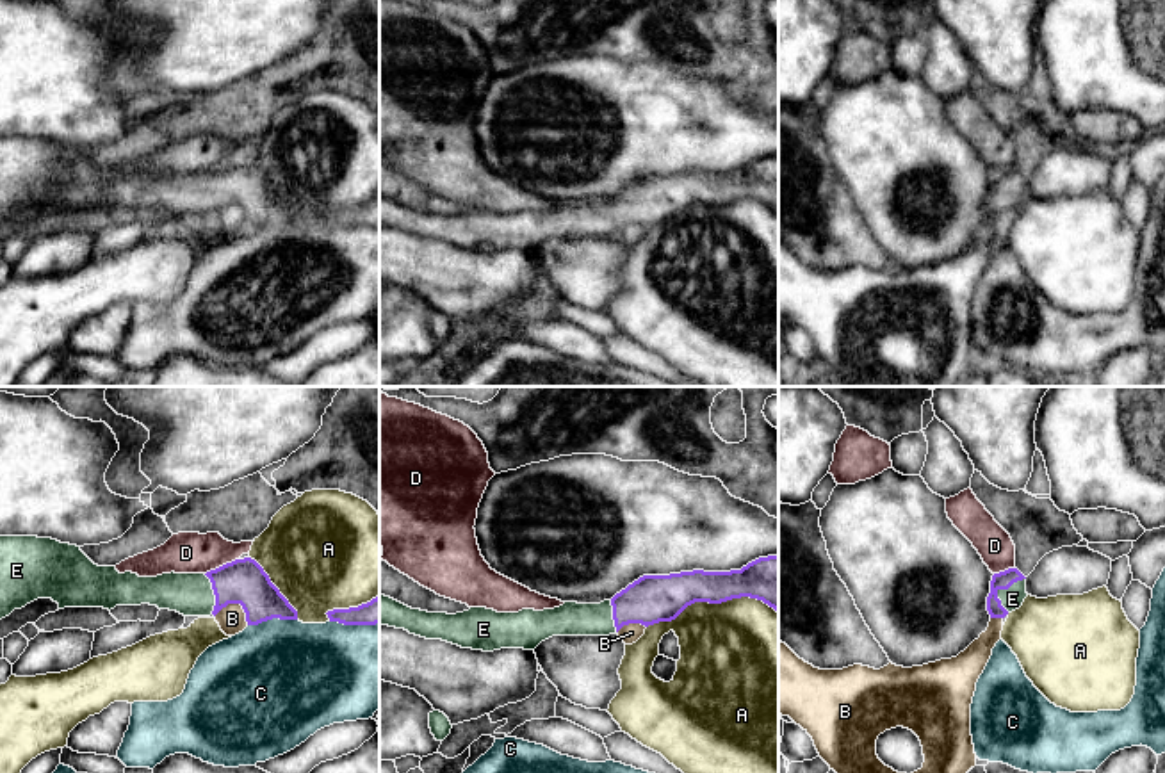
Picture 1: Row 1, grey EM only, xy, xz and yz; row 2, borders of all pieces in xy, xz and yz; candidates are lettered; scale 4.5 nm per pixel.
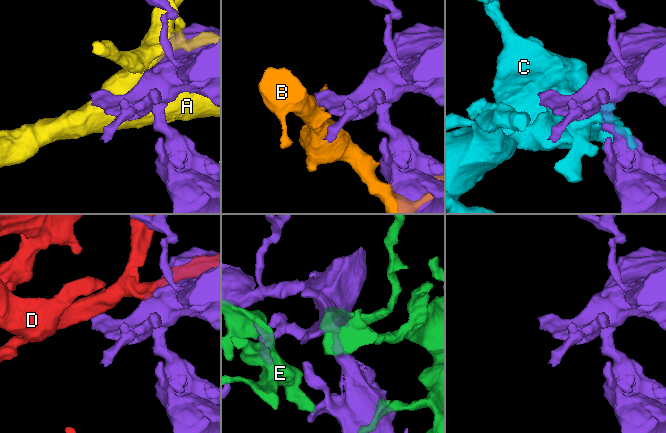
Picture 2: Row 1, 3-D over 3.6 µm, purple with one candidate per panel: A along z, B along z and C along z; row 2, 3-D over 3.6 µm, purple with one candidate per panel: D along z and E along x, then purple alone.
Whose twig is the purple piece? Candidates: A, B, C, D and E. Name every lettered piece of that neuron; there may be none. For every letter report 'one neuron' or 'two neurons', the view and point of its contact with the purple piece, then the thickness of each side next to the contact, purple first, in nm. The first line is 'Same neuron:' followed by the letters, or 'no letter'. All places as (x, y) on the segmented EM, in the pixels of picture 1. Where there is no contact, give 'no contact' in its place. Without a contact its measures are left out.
Same neuron: E
A: two neurons | xz (711, 602) | 220/460 nm
B: two neurons | xy (237, 602) | 200/130 nm
C: two neurons | xy (271, 618) | 200/480 nm
D: two neurons | xy (223, 565) | 200/190 nm
E: one neuron | yz (1002, 588) | 80/100 nm

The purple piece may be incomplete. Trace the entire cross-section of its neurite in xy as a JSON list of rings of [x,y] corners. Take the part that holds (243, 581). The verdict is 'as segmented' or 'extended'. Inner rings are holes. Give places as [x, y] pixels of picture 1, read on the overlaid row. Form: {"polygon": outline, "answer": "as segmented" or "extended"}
{"polygon": [[[0,536],[0,620],[37,598],[52,598],[59,609],[150,604],[183,616],[216,616],[228,604],[240,604],[248,625],[297,620],[297,611],[251,557],[207,574],[139,577],[94,565],[77,545]]], "answer": "extended"}

